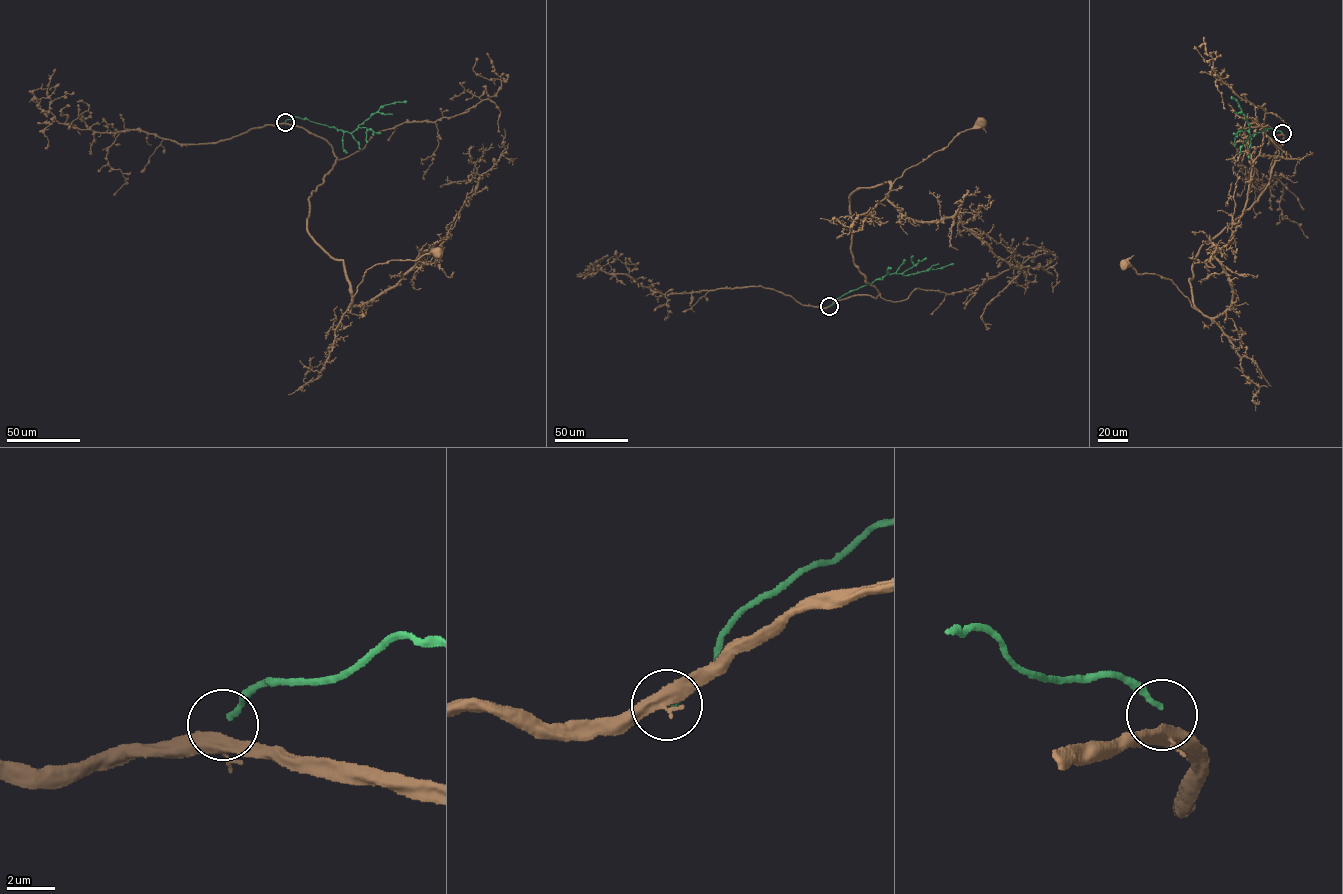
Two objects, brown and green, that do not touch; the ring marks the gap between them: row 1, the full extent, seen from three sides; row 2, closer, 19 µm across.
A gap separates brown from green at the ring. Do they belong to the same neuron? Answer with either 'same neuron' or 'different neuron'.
different neuron

